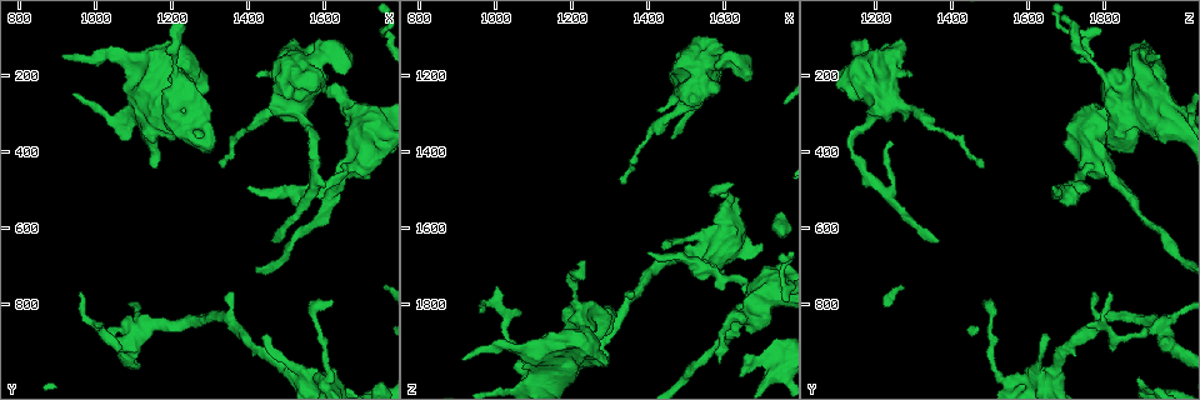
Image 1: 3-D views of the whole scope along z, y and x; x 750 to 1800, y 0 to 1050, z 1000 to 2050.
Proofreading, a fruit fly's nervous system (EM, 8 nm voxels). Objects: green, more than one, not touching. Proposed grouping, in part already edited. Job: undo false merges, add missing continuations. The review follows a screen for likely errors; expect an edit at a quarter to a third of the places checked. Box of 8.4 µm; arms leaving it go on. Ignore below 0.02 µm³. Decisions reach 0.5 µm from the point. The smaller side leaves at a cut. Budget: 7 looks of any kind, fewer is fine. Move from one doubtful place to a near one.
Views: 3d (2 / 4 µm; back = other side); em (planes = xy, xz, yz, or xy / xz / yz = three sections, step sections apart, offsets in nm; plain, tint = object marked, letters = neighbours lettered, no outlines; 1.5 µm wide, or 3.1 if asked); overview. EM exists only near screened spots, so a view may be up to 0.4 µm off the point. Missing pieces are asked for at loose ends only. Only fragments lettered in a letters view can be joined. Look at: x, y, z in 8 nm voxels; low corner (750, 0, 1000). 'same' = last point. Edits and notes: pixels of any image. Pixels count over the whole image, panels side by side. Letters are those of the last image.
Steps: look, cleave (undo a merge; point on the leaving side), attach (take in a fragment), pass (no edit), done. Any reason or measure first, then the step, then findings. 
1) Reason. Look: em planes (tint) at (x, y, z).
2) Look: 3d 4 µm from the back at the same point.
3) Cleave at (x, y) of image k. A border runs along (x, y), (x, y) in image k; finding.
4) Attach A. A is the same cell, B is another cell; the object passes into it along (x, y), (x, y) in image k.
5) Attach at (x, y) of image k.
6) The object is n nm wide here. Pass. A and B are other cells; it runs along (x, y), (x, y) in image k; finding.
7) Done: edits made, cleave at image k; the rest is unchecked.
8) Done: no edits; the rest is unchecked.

An open end. Look: em planes (letters) at (1345, 440, 1480).

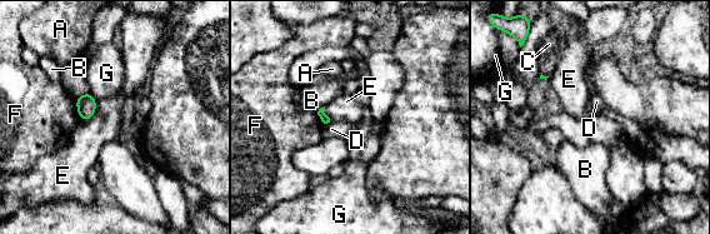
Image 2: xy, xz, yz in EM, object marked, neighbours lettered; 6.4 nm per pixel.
Pass. A, B, C, D, E, F and G are other cells; none of them fits.

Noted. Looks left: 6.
Calibre changes. Look: 3d 2 µm at (1475, 280, 1295).

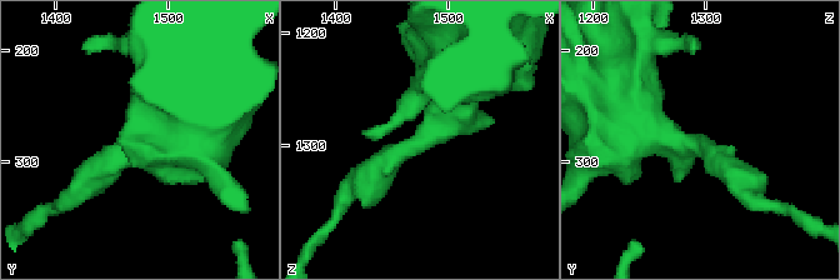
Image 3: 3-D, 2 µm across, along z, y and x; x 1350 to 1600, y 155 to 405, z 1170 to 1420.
Need the tissue. Look: em yz step 8 (tint) at (1470, 284, 1298).

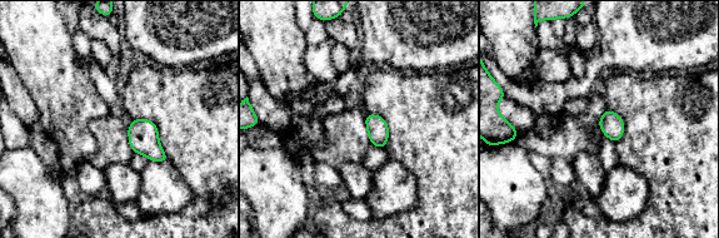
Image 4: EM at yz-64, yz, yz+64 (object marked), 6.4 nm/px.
Another direction. Look: em planes (letters) at the same point.

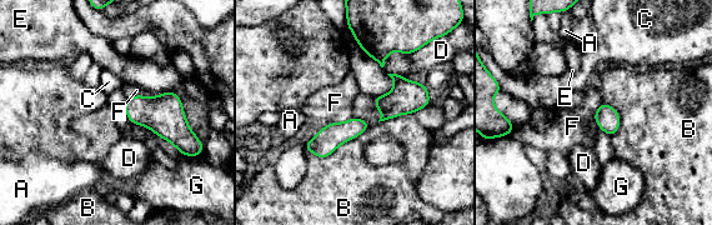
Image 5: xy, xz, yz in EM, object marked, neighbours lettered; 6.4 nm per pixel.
Pass. A, B, C, D, E, F and G are other cells; continuous, no second cell.

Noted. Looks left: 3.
Thin end. Look: 3d 2 µm at (960, 775, 1815).

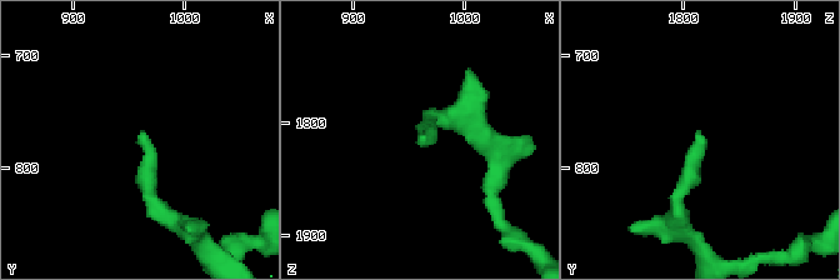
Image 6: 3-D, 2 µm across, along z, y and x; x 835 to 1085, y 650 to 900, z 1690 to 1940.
Look: em xz step 4 (letters) at (964, 770, 1820).

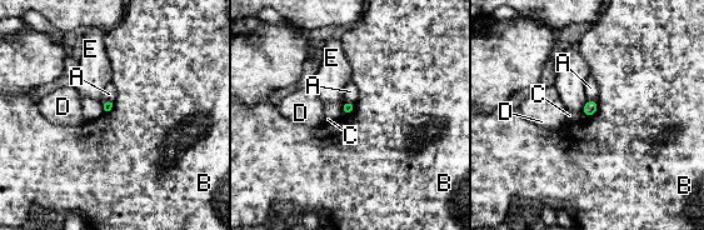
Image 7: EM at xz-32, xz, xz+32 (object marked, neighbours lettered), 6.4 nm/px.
Pass. A, B, C, D and E are other cells; a border runs along (598, 100), (598, 109), (588, 118) in image 7; no lettered fragment goes on from it.

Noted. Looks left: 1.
Done: no edits; the rest is unchecked.

